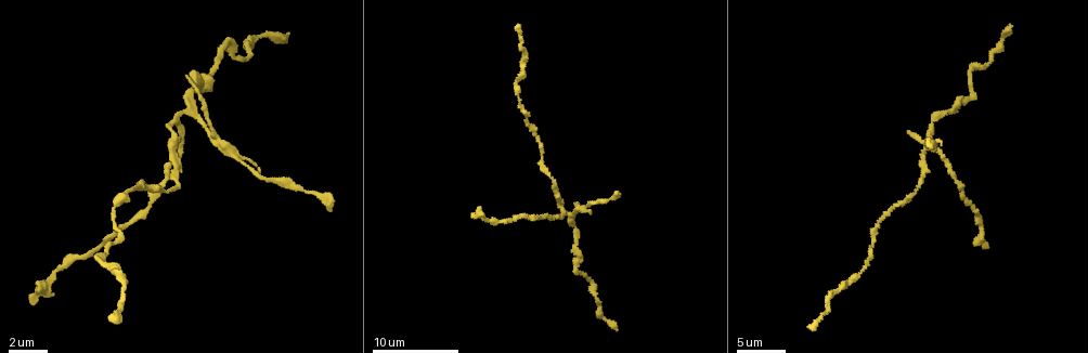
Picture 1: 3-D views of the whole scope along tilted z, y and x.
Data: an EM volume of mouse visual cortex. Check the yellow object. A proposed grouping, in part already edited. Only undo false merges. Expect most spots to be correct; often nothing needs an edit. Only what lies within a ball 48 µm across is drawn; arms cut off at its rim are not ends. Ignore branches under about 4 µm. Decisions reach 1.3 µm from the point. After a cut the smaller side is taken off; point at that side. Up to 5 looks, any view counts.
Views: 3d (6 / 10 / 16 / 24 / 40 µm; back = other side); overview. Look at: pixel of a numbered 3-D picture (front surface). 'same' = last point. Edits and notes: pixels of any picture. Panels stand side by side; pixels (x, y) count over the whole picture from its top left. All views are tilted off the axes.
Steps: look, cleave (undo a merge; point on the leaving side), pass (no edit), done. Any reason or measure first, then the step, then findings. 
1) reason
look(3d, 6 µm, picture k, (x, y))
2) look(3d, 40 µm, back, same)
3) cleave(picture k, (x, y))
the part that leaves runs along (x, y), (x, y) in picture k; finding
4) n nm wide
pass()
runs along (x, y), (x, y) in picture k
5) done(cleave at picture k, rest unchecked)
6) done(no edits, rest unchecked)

look(3d, 10 µm, picture 1, (557, 186))

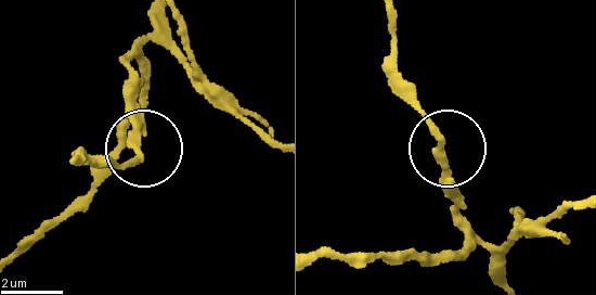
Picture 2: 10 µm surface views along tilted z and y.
pass()
runs along (135, 146), (142, 142), (134, 67) in picture 2; continuous, no second neuron

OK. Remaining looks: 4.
three-way junction
look(3d, 10 µm, picture 1, (528, 123))

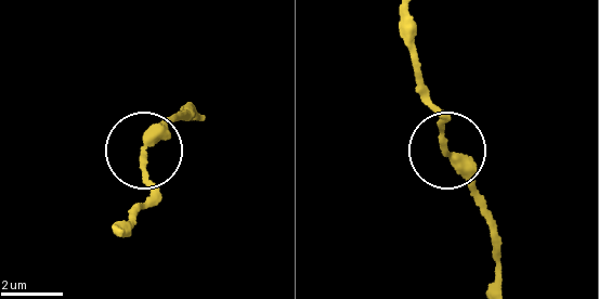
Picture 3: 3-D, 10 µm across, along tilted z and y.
3 arms
pass()
runs along (198, 114), (187, 106), (146, 157), (154, 206) in picture 3; all the same neuron

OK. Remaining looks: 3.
thick turns thin
look(3d, 10 µm, picture 1, (523, 50))

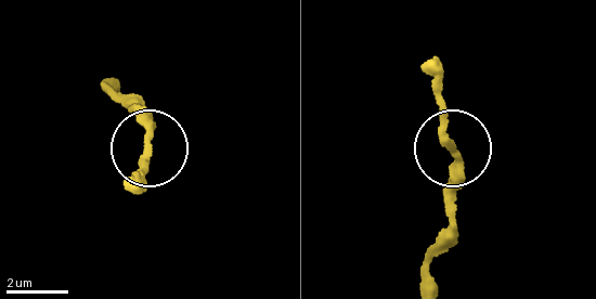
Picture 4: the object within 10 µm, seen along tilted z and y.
look(3d, 10 µm, back, picture 4, (149, 138))

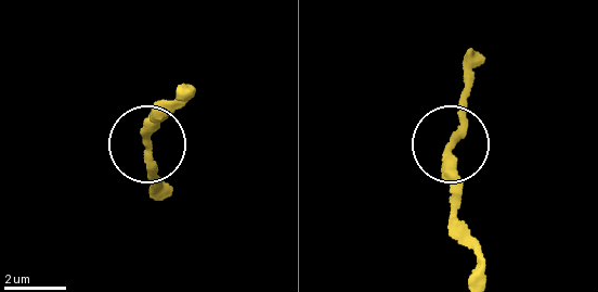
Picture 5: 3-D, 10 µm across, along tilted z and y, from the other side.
pass()
one neuron here

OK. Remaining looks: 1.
done(no edits, rest unchecked)

